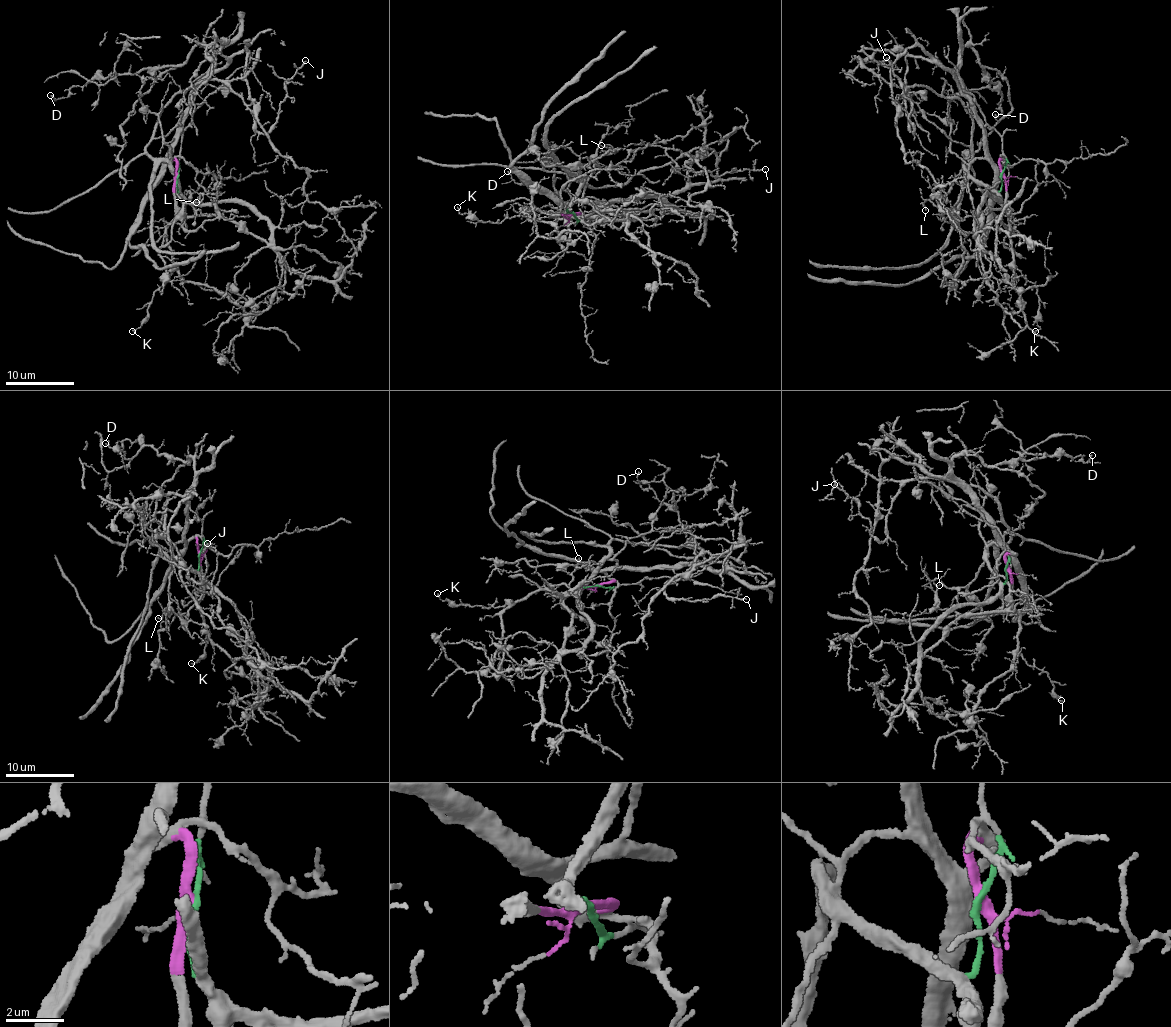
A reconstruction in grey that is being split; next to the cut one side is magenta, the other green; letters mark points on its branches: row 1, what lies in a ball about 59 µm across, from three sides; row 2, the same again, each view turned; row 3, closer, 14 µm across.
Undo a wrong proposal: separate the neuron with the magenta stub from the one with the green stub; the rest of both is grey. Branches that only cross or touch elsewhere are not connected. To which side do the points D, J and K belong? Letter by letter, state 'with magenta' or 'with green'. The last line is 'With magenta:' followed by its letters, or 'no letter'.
D: with magenta
J: with green
K: with magenta
With magenta: D, K

